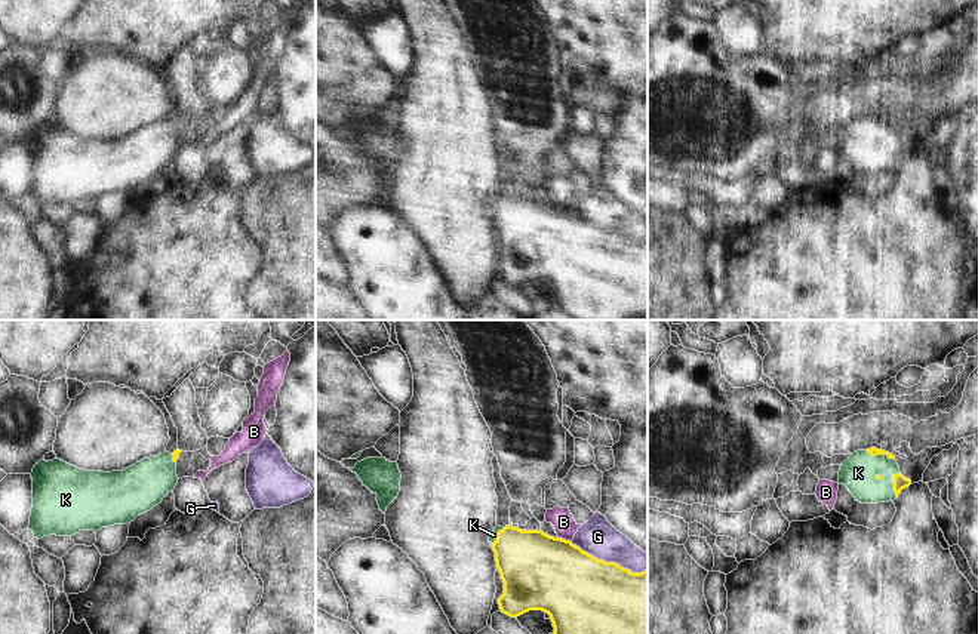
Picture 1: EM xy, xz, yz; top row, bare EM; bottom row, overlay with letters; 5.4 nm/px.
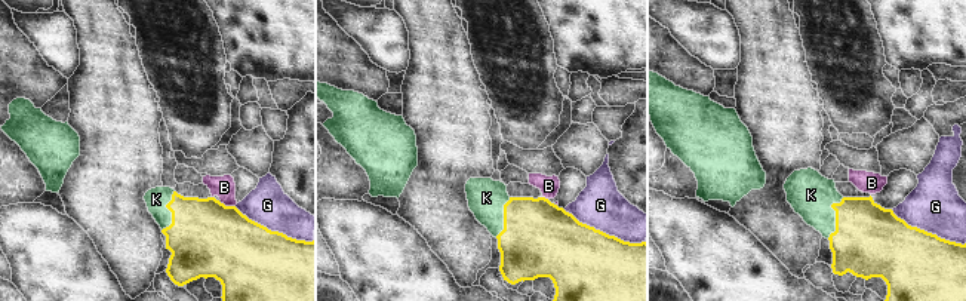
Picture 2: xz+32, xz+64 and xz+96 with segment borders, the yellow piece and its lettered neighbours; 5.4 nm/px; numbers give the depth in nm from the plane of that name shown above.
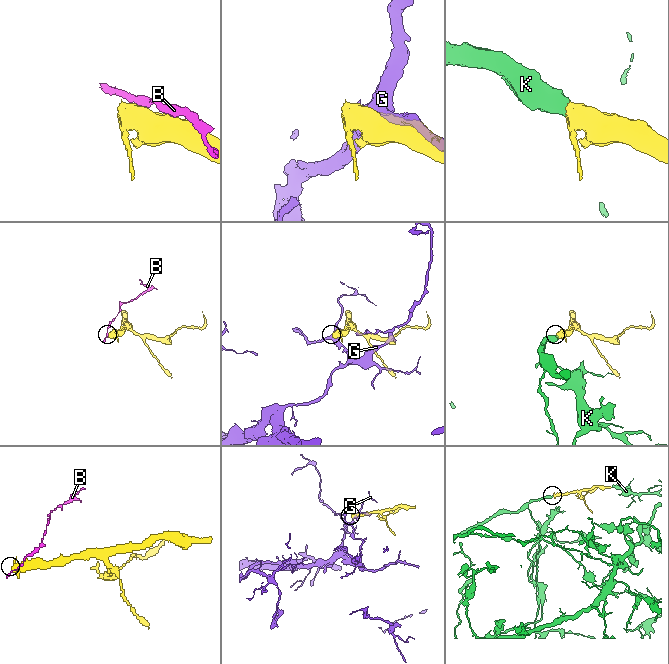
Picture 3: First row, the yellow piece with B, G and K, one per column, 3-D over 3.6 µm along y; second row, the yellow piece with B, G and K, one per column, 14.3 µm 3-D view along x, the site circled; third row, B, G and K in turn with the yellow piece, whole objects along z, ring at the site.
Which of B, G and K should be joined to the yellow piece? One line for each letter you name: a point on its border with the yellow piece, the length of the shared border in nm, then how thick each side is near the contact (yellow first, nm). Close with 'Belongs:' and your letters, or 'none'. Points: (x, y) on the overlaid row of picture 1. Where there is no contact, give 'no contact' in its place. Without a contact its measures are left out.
K: yz (880, 454) | 170 nm | 50/190 nm
Belongs: K

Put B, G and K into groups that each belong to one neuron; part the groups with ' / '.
B / G / K

